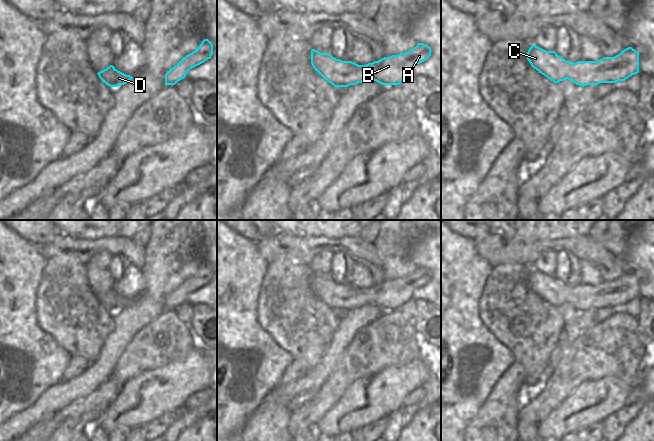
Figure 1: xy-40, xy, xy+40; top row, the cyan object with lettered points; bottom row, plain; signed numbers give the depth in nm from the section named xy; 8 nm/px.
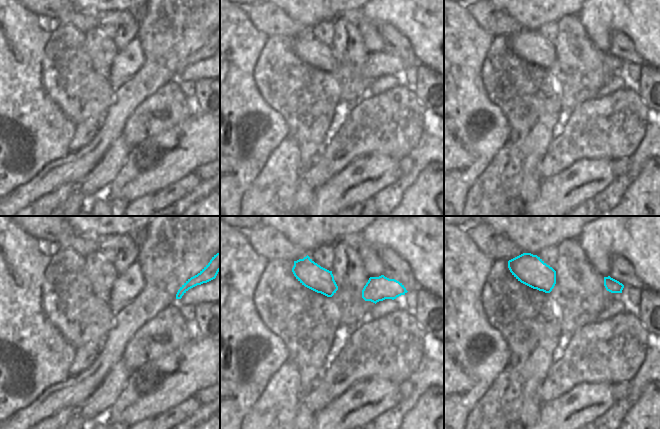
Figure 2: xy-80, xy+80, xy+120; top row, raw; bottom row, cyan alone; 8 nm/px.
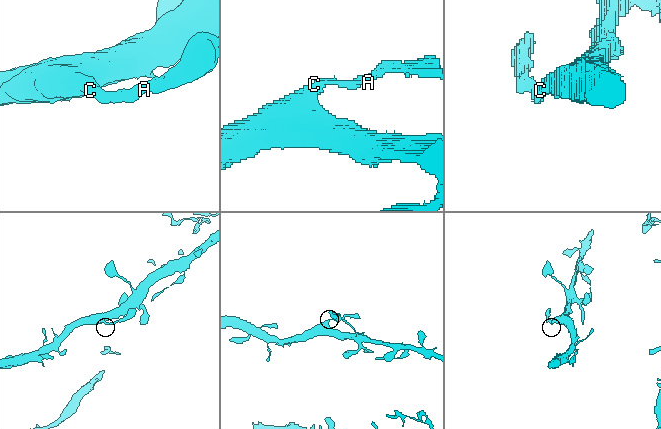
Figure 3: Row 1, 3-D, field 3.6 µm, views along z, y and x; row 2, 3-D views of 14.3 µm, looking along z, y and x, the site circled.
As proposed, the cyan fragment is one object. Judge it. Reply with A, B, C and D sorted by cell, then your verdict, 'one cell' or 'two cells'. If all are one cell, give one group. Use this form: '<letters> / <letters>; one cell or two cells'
A B C D; one cell

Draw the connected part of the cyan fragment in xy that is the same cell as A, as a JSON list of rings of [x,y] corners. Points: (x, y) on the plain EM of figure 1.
[[[417,267],[417,270],[406,277],[384,281],[378,285],[366,289],[358,289],[352,285],[336,283],[331,278],[320,277],[315,273],[311,274],[311,288],[315,295],[334,311],[348,311],[364,305],[376,305],[382,309],[399,309],[404,303],[413,297],[413,292],[426,285],[431,280],[431,272],[424,267]]]

